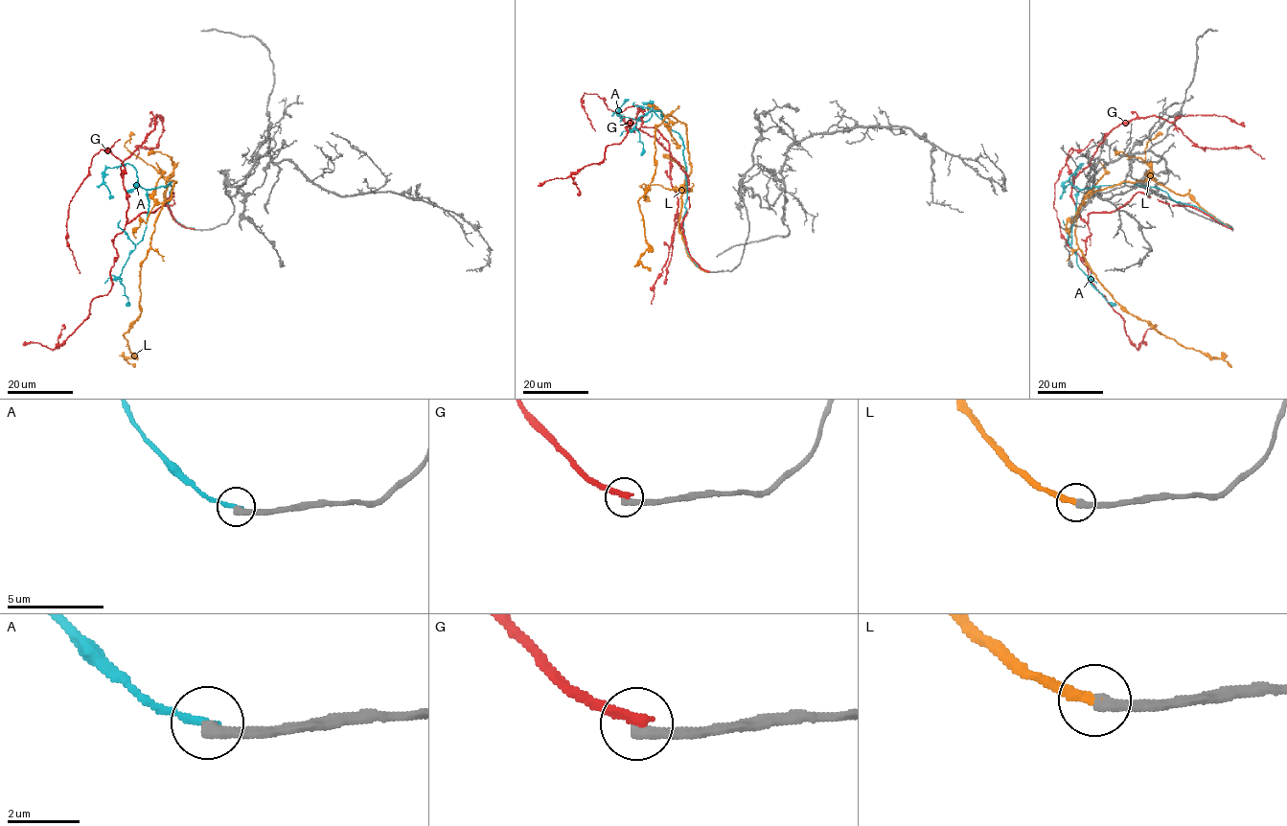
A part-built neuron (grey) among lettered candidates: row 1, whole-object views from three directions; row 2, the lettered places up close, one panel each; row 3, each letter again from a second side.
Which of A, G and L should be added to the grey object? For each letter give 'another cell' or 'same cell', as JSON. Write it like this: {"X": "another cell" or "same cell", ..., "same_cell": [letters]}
{"A": "another cell", "G": "another cell", "L": "same cell", "same_cell": ["L"]}

